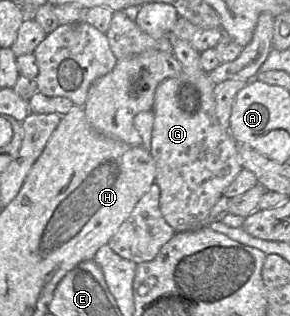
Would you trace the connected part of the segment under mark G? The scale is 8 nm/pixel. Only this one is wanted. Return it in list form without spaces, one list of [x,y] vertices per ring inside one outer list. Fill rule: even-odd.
[[[173,39],[173,54],[181,63],[182,70],[178,76],[160,83],[155,91],[150,153],[156,166],[155,183],[160,189],[160,212],[175,232],[183,232],[207,226],[211,208],[243,168],[238,160],[237,142],[229,129],[222,127],[216,117],[216,84],[201,67],[200,52],[183,40]]]

